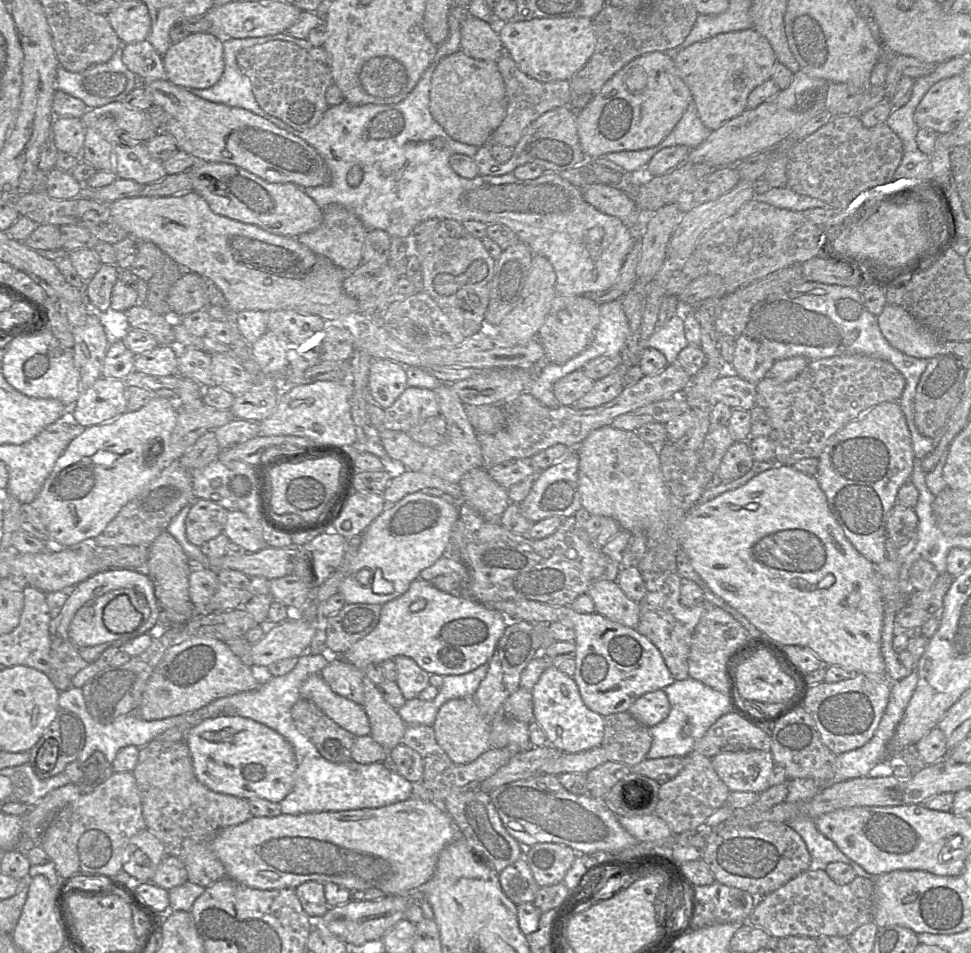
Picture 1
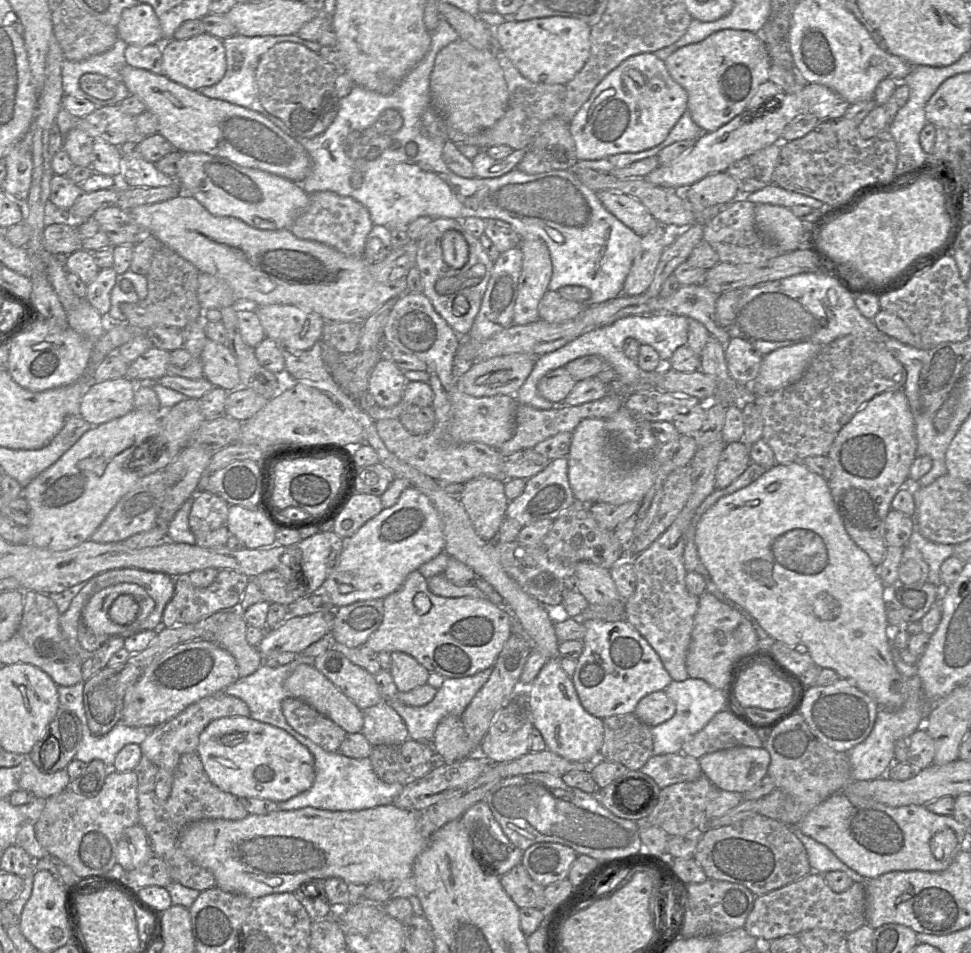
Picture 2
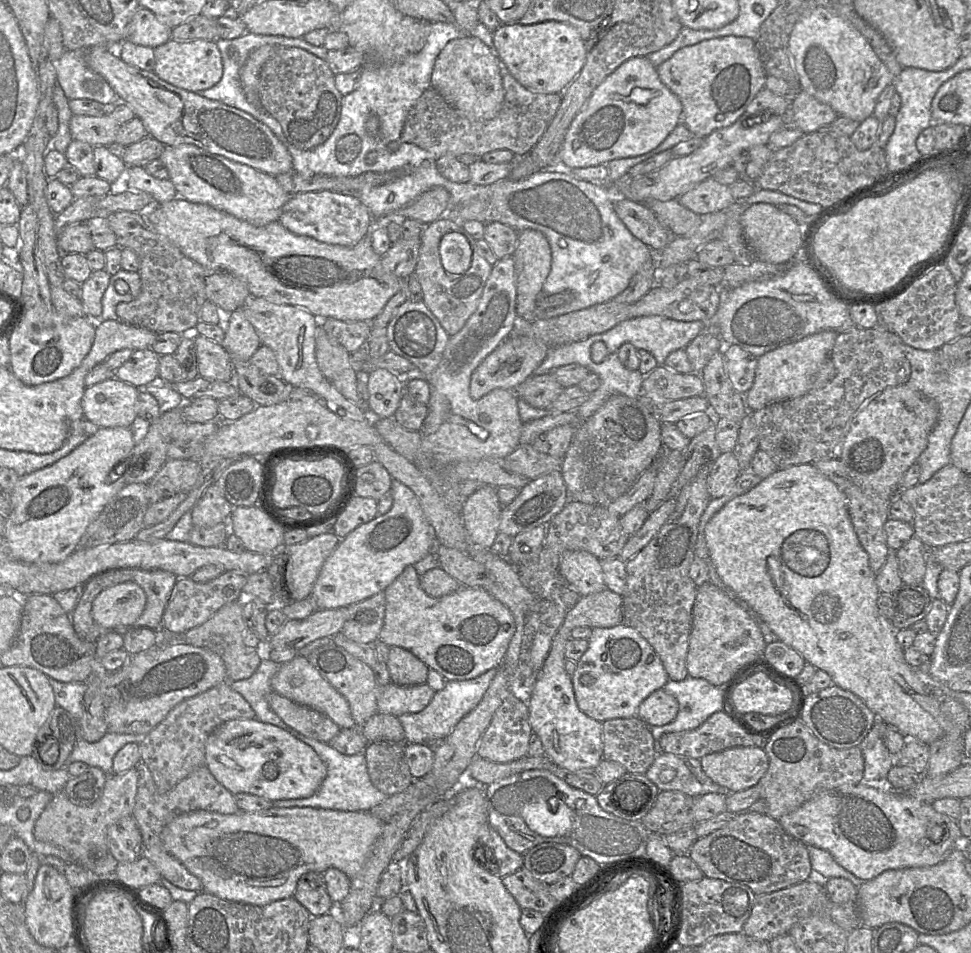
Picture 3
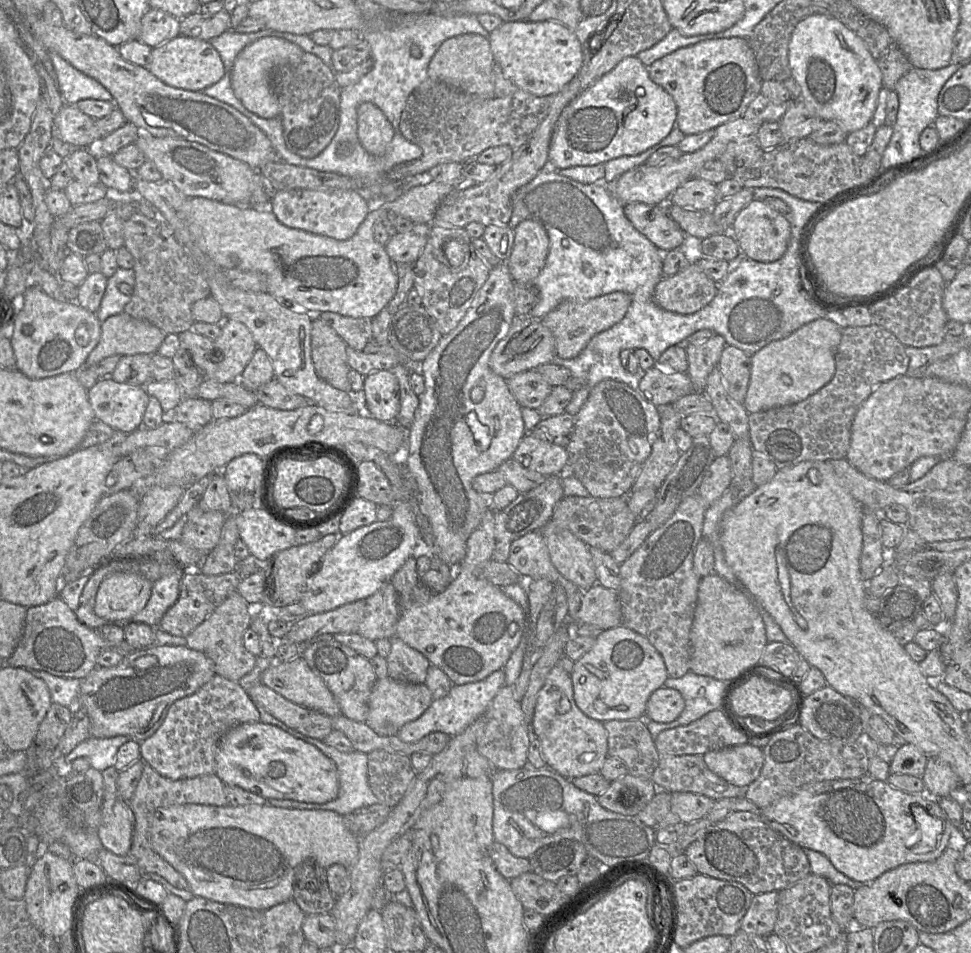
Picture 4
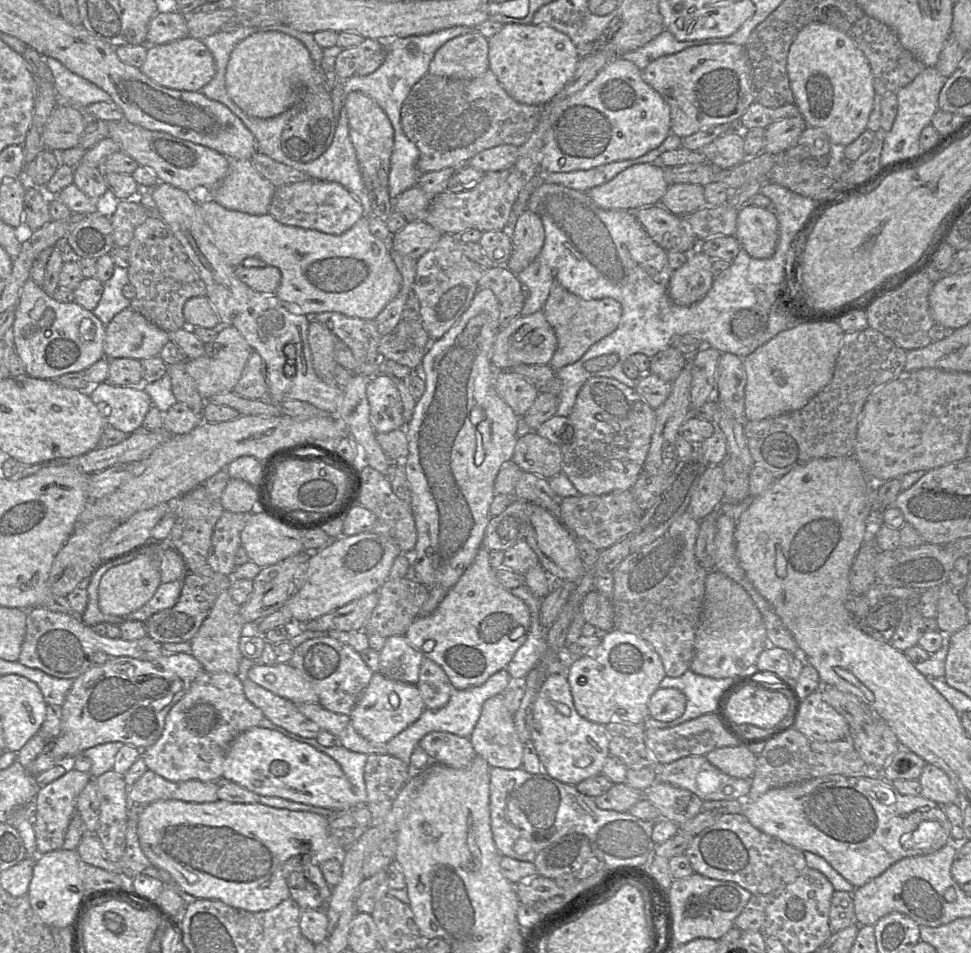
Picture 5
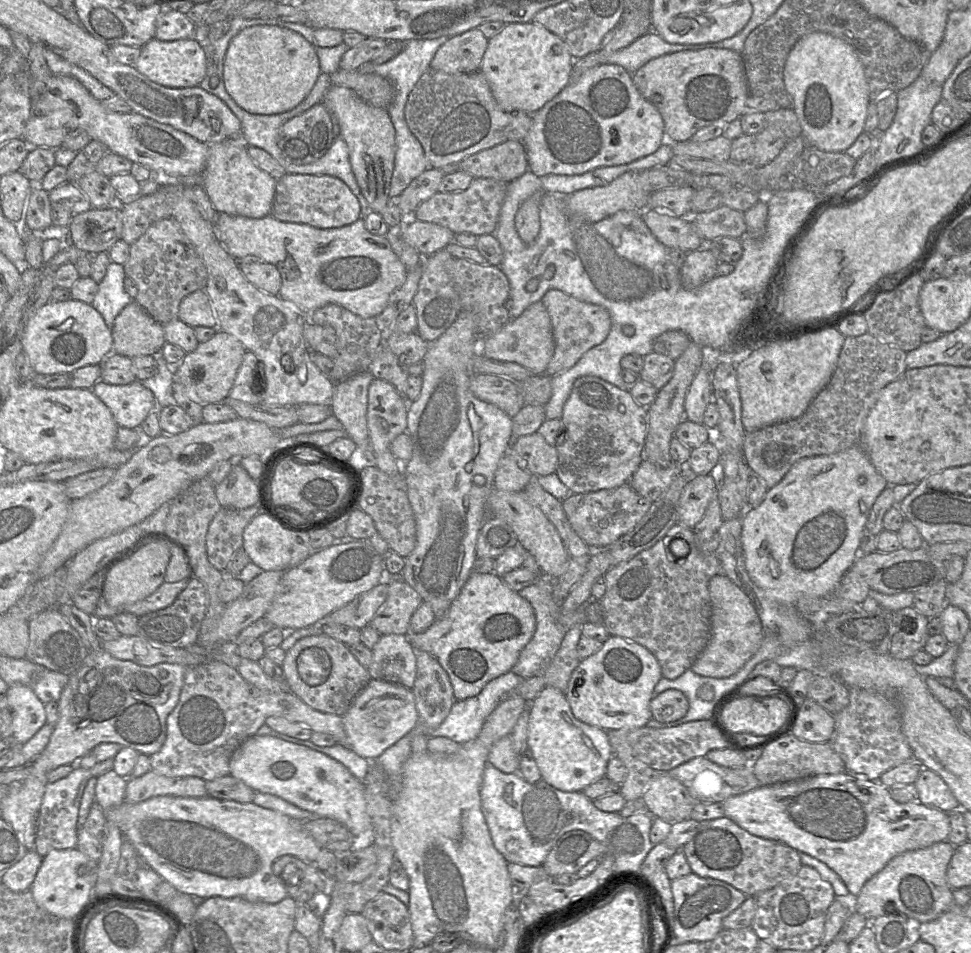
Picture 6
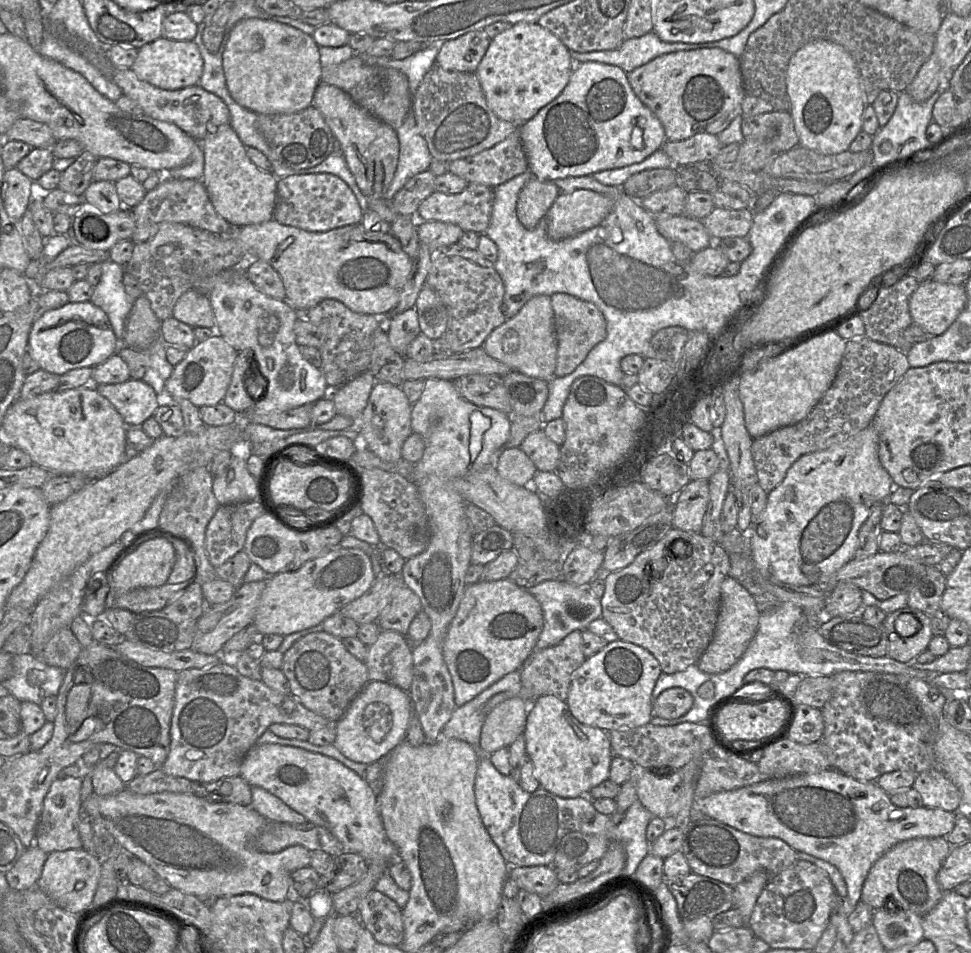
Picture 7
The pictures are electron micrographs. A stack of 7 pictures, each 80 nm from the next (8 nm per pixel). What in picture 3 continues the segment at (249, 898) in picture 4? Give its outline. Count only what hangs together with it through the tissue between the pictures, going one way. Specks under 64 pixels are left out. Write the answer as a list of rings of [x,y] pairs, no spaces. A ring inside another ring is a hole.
[[[275,806],[254,812],[239,811],[235,814],[198,810],[170,821],[162,832],[162,841],[170,854],[200,879],[201,892],[228,901],[265,906],[292,897],[299,879],[309,872],[324,874],[329,868],[337,868],[349,878],[356,876],[368,859],[384,824],[384,821],[369,811]]]

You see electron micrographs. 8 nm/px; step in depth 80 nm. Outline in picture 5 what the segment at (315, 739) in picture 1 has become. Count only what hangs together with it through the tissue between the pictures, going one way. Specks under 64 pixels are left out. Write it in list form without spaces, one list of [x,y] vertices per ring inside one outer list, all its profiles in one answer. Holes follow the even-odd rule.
[[[245,679],[243,685],[247,699],[275,725],[310,739],[316,739],[322,731],[315,722],[304,716],[297,705],[291,701],[264,689],[249,679]]]

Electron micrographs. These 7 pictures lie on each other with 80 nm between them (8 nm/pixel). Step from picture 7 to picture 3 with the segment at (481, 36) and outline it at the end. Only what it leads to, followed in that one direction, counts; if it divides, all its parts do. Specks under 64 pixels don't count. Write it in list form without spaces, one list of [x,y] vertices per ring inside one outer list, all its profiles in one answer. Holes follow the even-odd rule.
[[[467,36],[449,41],[436,58],[431,87],[461,115],[470,120],[494,118],[504,102],[504,87],[498,57],[481,39]]]

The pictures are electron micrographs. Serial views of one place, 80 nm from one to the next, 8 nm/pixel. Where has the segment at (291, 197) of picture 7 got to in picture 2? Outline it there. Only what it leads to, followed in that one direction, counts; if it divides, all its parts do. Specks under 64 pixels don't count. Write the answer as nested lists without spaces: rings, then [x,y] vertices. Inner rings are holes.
[[[323,191],[309,195],[307,209],[289,230],[299,239],[319,242],[347,256],[358,257],[363,255],[366,240],[372,228],[370,214],[361,203],[350,197]]]

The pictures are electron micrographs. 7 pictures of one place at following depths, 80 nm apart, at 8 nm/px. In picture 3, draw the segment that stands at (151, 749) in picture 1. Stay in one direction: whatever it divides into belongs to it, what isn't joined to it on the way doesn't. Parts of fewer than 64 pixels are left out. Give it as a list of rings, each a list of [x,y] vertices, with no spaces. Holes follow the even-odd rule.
[[[139,762],[136,769],[138,788],[132,816],[142,835],[141,857],[148,859],[158,869],[161,877],[175,886],[185,890],[201,892],[202,883],[200,879],[189,872],[179,860],[165,849],[162,832],[170,821],[189,812],[204,810],[220,814],[235,814],[241,811],[234,799],[234,794],[215,779],[206,765],[195,769],[165,794],[158,792],[152,773],[145,763]]]

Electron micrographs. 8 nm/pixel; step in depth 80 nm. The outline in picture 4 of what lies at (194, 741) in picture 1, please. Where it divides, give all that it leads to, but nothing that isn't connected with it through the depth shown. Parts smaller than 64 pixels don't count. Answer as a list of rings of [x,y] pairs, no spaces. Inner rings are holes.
[[[261,721],[233,727],[218,742],[215,774],[225,785],[237,786],[268,799],[326,803],[339,792],[337,768],[317,747],[281,728]]]

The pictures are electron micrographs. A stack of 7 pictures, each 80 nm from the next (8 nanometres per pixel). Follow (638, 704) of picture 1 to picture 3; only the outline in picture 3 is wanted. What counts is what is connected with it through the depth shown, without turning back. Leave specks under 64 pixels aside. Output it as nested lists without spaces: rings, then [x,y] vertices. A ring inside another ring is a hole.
[[[659,689],[640,704],[636,716],[648,726],[664,726],[675,720],[678,711],[677,699],[664,689]]]

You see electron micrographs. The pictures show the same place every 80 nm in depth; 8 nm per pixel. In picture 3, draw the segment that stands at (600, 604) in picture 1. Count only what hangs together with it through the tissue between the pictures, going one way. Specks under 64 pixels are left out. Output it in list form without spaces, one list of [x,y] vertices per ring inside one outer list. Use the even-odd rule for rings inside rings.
[[[587,551],[564,552],[559,570],[562,579],[581,597],[607,589],[600,560]]]

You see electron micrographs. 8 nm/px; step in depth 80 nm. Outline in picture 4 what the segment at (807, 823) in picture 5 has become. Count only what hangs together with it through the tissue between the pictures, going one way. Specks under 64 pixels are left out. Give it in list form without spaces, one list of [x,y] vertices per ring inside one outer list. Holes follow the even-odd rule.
[[[868,774],[855,779],[825,780],[806,785],[797,792],[760,809],[760,815],[772,829],[791,842],[803,849],[822,853],[838,871],[864,884],[902,864],[928,862],[940,856],[937,848],[933,850],[935,847],[922,848],[924,841],[912,812],[912,808],[917,806],[922,807],[930,816],[941,819],[945,825],[945,820],[949,820],[938,801],[926,793],[907,793],[892,787],[887,781],[875,779]]]

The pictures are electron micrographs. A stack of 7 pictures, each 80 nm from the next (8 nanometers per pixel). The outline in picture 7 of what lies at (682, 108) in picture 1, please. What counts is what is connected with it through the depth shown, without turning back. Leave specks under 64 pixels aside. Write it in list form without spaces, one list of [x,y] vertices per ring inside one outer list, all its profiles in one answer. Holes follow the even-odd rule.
[[[593,61],[576,64],[569,83],[561,94],[523,123],[518,135],[532,176],[549,181],[591,176],[599,171],[641,162],[661,149],[667,141],[663,125],[634,93],[627,73],[618,66]]]

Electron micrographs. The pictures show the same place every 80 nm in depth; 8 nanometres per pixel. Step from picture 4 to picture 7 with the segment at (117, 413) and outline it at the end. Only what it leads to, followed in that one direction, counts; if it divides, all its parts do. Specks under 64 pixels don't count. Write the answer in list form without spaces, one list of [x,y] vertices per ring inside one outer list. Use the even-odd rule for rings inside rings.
[[[132,378],[119,384],[100,384],[96,390],[112,403],[128,427],[141,427],[162,402],[150,385]]]

